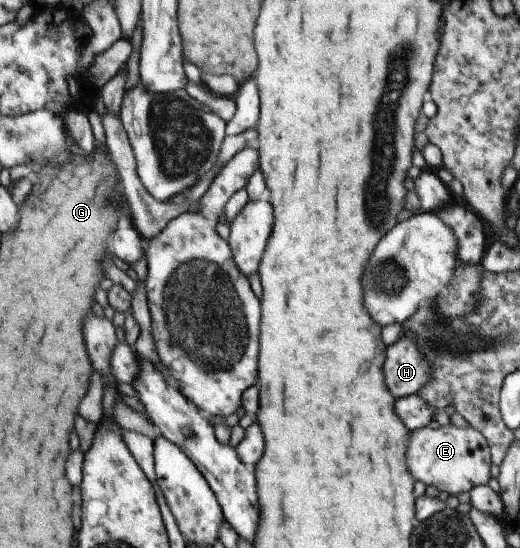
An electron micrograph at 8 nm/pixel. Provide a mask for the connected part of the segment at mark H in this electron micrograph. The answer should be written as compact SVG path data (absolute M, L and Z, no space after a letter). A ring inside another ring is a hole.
M412 332L399 334L398 339L386 348L382 370L386 370L386 390L390 390L394 398L416 395L428 384L432 372L430 362L420 356Z

